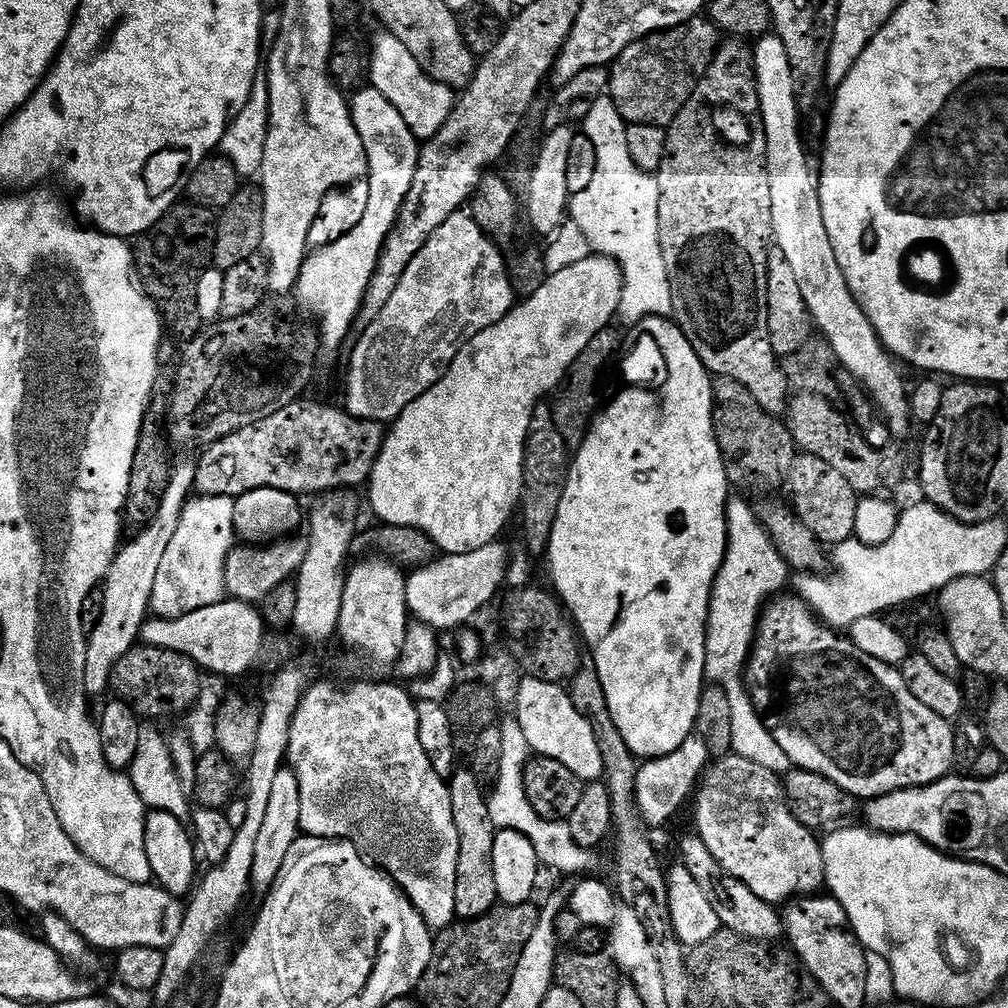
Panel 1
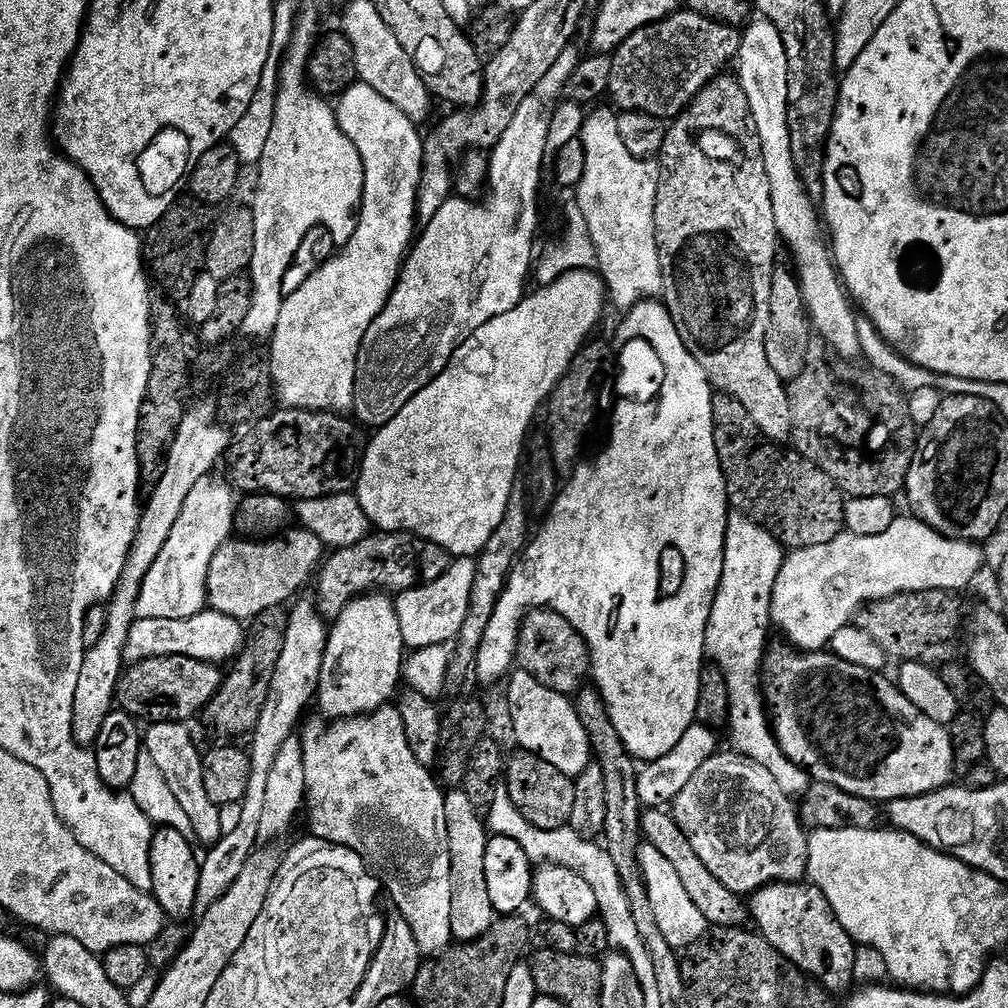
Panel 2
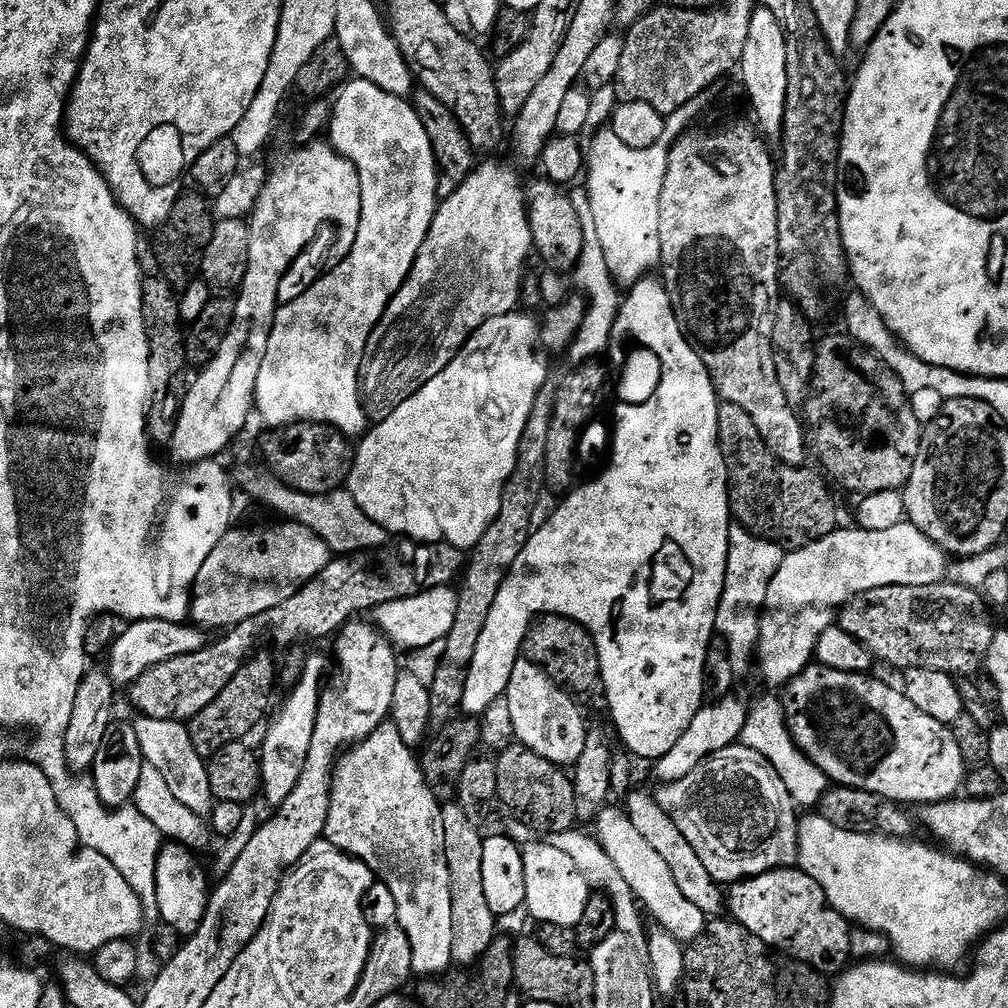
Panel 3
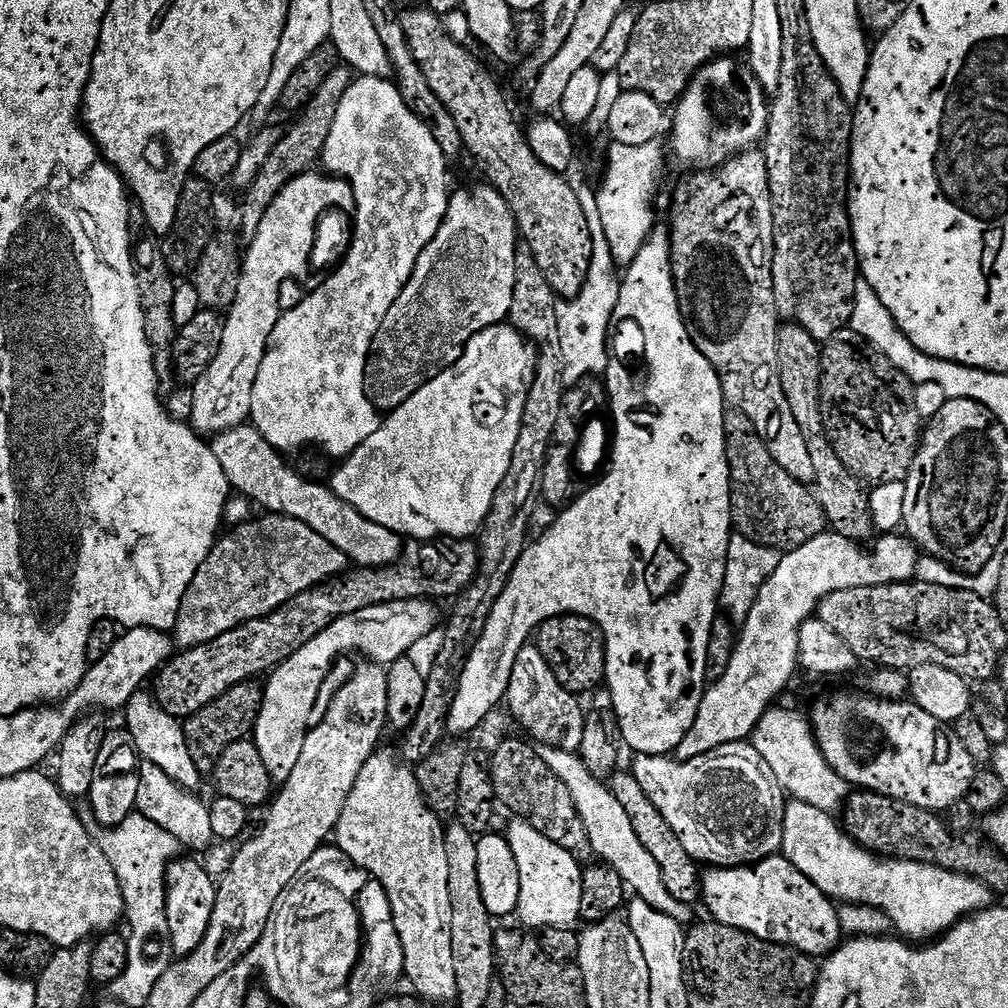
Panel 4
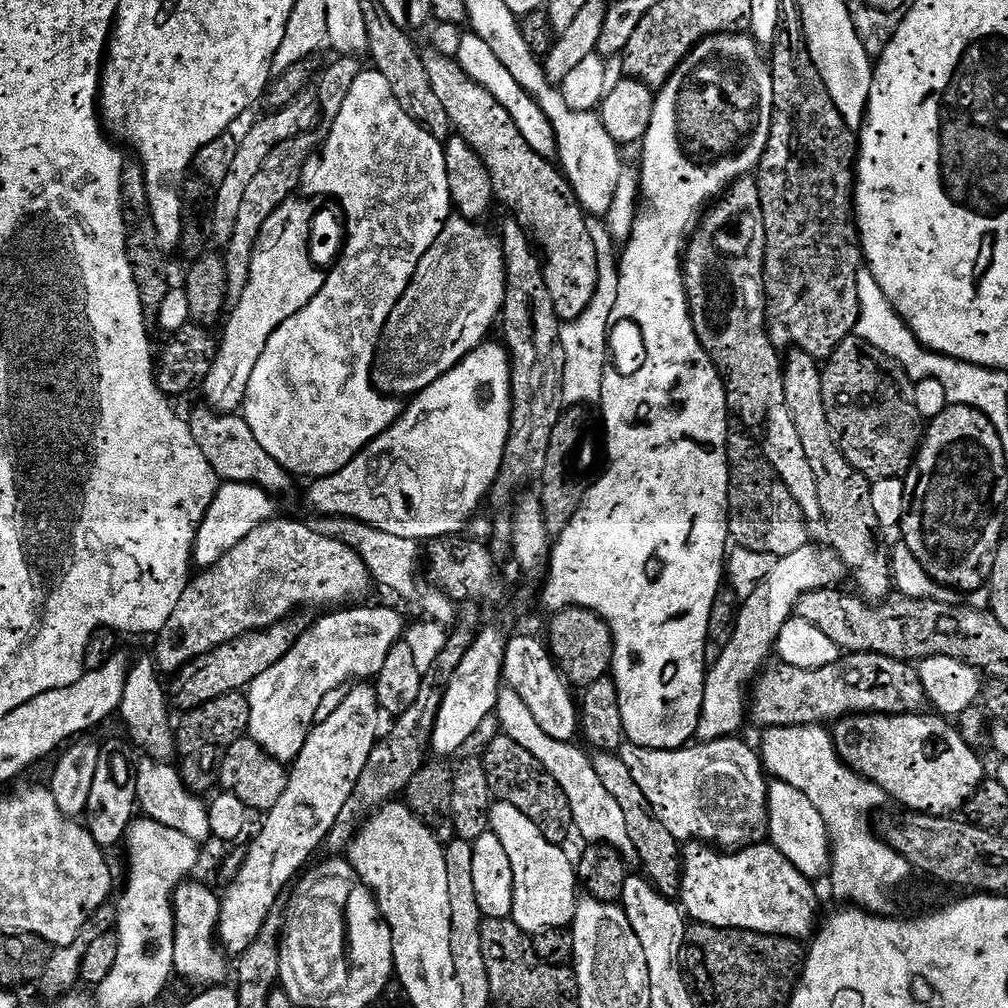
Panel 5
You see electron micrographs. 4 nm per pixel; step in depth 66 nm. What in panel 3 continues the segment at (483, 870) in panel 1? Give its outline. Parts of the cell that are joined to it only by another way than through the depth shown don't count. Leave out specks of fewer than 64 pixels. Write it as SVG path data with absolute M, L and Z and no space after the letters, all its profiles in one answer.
M448 802L440 809L442 830L446 834L446 866L450 870L450 914L454 926L452 959L457 965L479 965L498 935L498 917L486 902L482 887L482 846L485 837L476 829L477 821L468 815L459 802Z

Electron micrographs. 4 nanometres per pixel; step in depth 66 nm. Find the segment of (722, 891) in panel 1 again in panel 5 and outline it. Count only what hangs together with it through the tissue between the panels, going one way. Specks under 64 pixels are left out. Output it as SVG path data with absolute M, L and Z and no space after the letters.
M597 751L592 758L596 774L612 797L618 800L627 825L628 835L634 844L637 859L641 861L645 875L661 895L674 900L679 897L680 878L683 872L680 843L664 828L648 807L640 786L617 753Z

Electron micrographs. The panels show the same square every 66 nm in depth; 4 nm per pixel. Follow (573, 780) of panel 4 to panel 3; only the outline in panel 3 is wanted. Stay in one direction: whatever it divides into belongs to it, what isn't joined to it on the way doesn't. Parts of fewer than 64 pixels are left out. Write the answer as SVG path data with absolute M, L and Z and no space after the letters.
M606 806L597 816L594 828L597 840L610 855L614 866L618 867L619 874L629 883L637 901L647 913L650 912L653 921L680 943L689 944L697 940L708 923L707 915L682 895L666 861L639 835L627 813L620 808Z

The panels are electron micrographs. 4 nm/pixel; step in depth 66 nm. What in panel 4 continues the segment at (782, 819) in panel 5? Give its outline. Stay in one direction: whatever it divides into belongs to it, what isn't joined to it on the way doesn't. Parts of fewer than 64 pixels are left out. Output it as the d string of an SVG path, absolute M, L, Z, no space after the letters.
M792 800L785 810L782 855L833 901L868 905L885 912L892 919L893 929L912 942L939 938L952 925L993 907L993 891L968 873L914 860L881 858L861 848L831 819L827 812L806 806L801 800Z

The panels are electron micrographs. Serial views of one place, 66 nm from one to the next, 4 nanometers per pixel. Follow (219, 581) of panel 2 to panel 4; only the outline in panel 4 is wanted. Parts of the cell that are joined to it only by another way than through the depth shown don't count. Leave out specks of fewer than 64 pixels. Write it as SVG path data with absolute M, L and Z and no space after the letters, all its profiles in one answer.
M264 514L261 517L261 520L248 520L245 524L238 525L233 532L225 531L210 550L206 562L198 566L182 598L182 606L176 619L174 640L181 649L187 650L209 644L214 642L214 638L246 622L269 616L271 612L290 602L290 598L337 579L349 567L350 561L346 554L332 546L304 522L278 515Z

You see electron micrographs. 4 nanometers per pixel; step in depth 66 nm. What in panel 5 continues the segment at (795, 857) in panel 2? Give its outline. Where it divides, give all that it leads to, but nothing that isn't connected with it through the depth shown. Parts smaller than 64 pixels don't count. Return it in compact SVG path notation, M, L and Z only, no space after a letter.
M739 737L696 742L674 751L654 751L624 742L618 755L640 786L653 815L680 844L702 841L739 850L767 839L766 770L759 753Z

